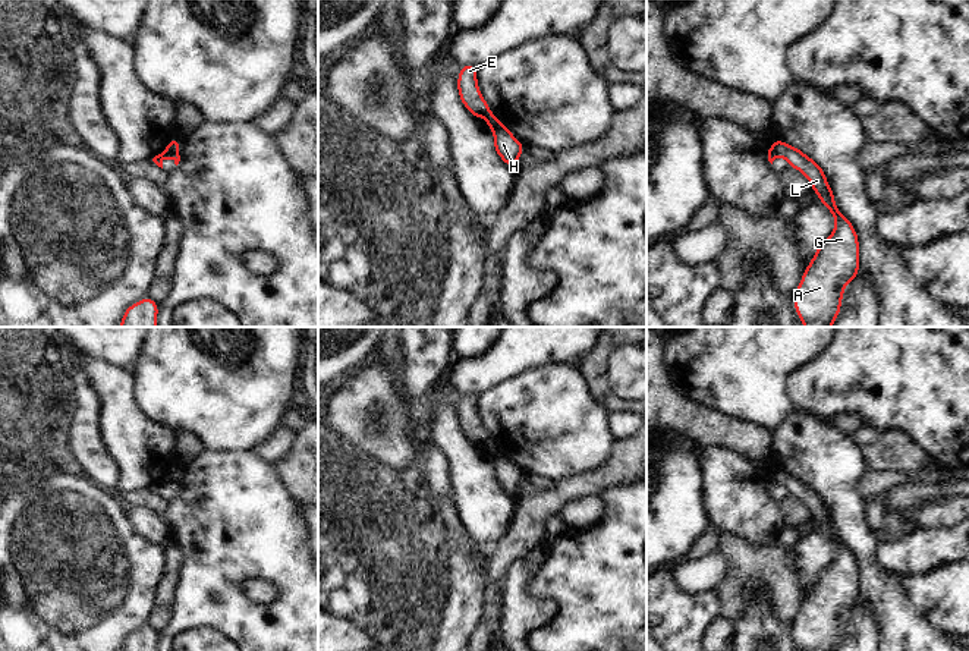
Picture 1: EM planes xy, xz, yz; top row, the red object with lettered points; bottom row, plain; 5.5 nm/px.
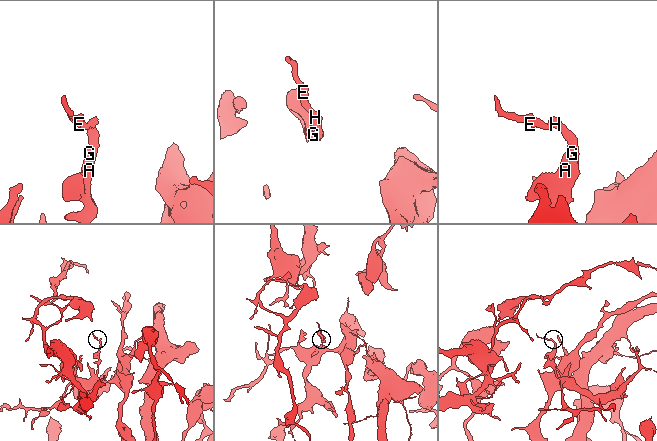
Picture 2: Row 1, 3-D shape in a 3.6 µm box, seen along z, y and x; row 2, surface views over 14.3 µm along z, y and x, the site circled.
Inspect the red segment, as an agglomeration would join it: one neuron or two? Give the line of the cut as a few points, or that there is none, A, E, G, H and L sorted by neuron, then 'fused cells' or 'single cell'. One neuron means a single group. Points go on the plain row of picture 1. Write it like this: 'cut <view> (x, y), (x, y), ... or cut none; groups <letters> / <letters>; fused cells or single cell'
cut xy (164, 478), (178, 483); groups A G H L / E; fused cells

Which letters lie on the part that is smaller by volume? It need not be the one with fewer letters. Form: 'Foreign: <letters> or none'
Foreign: E.

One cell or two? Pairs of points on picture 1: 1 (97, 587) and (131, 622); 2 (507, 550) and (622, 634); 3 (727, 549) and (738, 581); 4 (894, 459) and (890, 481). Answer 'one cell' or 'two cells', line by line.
1: one cell
2: two cells
3: one cell
4: two cells

